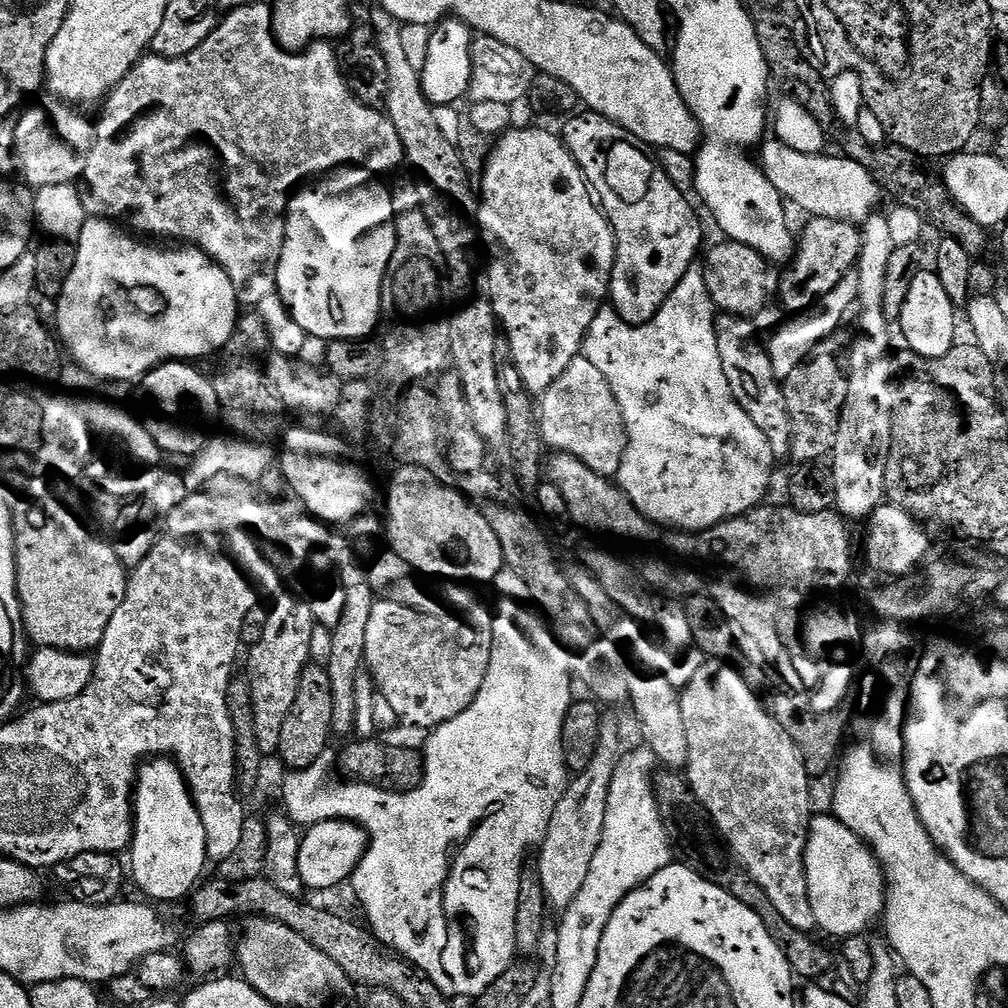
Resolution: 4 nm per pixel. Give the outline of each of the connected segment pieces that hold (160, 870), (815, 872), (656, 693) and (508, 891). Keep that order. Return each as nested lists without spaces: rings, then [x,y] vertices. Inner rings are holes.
[[[156,758],[151,762],[139,765],[134,781],[134,823],[130,843],[131,852],[131,879],[132,876],[136,879],[137,886],[149,896],[145,896],[149,901],[180,900],[184,895],[185,899],[201,883],[200,875],[204,872],[204,864],[209,863],[206,830],[187,781],[184,779],[179,765],[171,759]]]
[[[813,815],[804,852],[807,892],[819,931],[843,940],[865,933],[872,921],[883,915],[887,903],[884,869],[868,845],[848,829],[835,815]]]
[[[625,651],[624,666],[628,669],[628,691],[630,693],[630,708],[636,711],[640,719],[640,732],[644,735],[643,743],[656,756],[665,769],[680,770],[687,765],[686,726],[682,726],[682,712],[678,690],[663,674],[655,676],[652,672],[640,668],[634,653]]]
[[[504,598],[500,602],[500,608],[498,614],[492,620],[492,636],[490,632],[490,652],[488,658],[488,678],[485,680],[484,685],[481,686],[479,694],[476,696],[474,703],[469,706],[469,708],[462,714],[458,714],[458,718],[454,718],[450,722],[445,724],[439,724],[436,728],[431,729],[430,735],[432,736],[428,740],[428,757],[424,756],[422,760],[422,779],[412,790],[407,790],[406,792],[388,792],[386,789],[375,788],[372,785],[357,783],[357,782],[343,782],[344,784],[324,784],[324,772],[323,767],[320,764],[312,764],[308,768],[301,768],[299,770],[293,771],[291,775],[287,777],[284,781],[282,798],[284,798],[284,808],[288,813],[286,813],[287,819],[291,821],[293,825],[301,826],[311,826],[314,824],[326,822],[328,820],[344,820],[352,824],[356,824],[358,827],[363,828],[367,833],[367,847],[364,849],[364,856],[361,858],[356,869],[352,872],[350,877],[350,884],[356,887],[356,896],[360,899],[360,904],[364,907],[364,912],[368,915],[368,920],[370,923],[370,931],[374,935],[377,941],[381,945],[387,946],[389,948],[397,948],[399,955],[401,957],[407,958],[423,975],[427,976],[429,980],[434,982],[434,986],[438,986],[438,990],[442,990],[445,996],[449,998],[457,998],[456,996],[462,996],[464,998],[476,998],[483,994],[490,984],[496,980],[504,971],[506,971],[509,966],[513,963],[514,959],[517,957],[518,951],[516,948],[516,936],[515,936],[515,914],[518,910],[518,892],[521,873],[524,872],[526,868],[526,863],[524,859],[528,856],[528,848],[537,847],[544,843],[544,835],[548,832],[549,820],[552,817],[554,810],[557,808],[558,802],[564,796],[564,792],[570,782],[570,773],[568,767],[564,764],[564,755],[562,754],[562,722],[566,718],[566,714],[570,710],[570,706],[574,703],[574,695],[572,696],[572,680],[574,684],[574,660],[570,655],[567,648],[556,639],[555,635],[546,636],[545,632],[542,631],[542,626],[544,627],[543,621],[538,621],[537,618],[528,610],[517,610],[517,604],[508,599]],[[530,642],[534,649],[539,652],[528,652]]]

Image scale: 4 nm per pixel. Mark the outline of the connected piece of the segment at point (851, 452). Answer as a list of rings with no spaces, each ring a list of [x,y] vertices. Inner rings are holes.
[[[863,334],[857,335],[856,349],[850,352],[850,371],[848,373],[848,389],[846,390],[846,406],[842,406],[842,414],[838,422],[838,438],[834,438],[834,446],[830,453],[832,468],[832,498],[835,511],[849,521],[863,521],[871,516],[875,508],[880,507],[886,496],[884,486],[884,470],[888,455],[892,453],[892,417],[894,415],[894,386],[890,384],[892,370],[893,341],[877,345]]]

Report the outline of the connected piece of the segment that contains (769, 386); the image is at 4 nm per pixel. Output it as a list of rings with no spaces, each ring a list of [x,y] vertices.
[[[717,315],[716,341],[718,342],[718,358],[722,358],[722,370],[726,374],[726,382],[730,382],[730,390],[734,398],[750,414],[754,426],[761,428],[765,434],[780,431],[787,433],[788,411],[781,381],[776,378],[774,366],[768,357],[768,349],[756,337],[756,328],[751,319],[743,316]]]

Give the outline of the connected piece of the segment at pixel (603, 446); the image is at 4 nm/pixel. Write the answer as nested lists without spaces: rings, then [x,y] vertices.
[[[583,354],[575,356],[570,366],[548,387],[546,399],[548,428],[556,432],[553,449],[569,452],[599,476],[615,477],[620,470],[620,459],[624,457],[624,419],[602,370]]]

